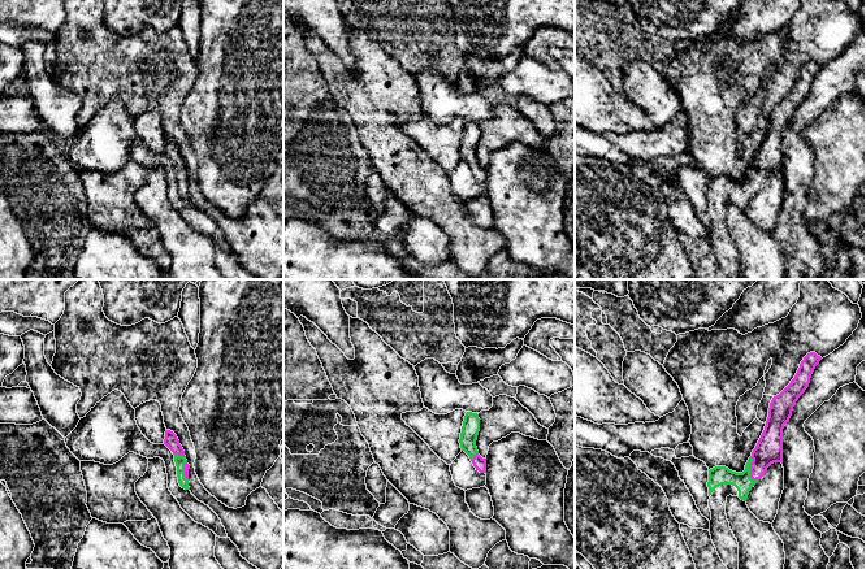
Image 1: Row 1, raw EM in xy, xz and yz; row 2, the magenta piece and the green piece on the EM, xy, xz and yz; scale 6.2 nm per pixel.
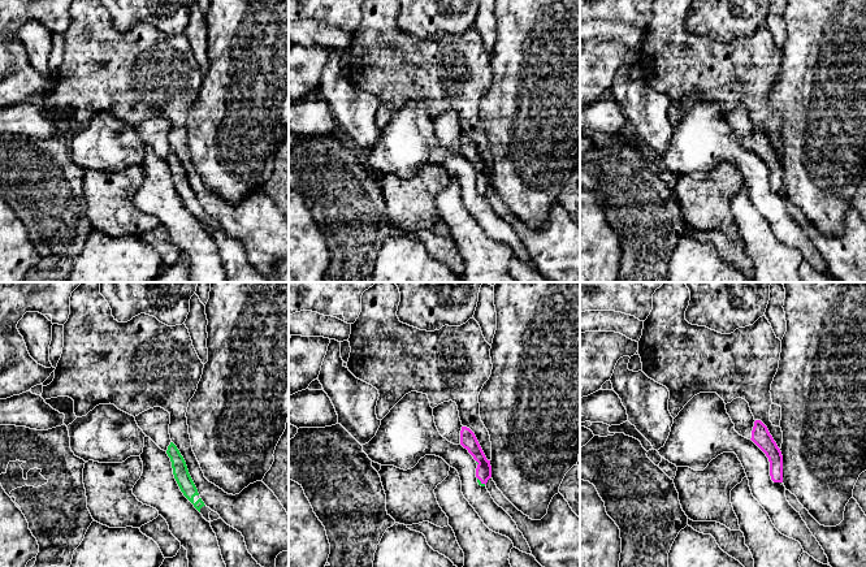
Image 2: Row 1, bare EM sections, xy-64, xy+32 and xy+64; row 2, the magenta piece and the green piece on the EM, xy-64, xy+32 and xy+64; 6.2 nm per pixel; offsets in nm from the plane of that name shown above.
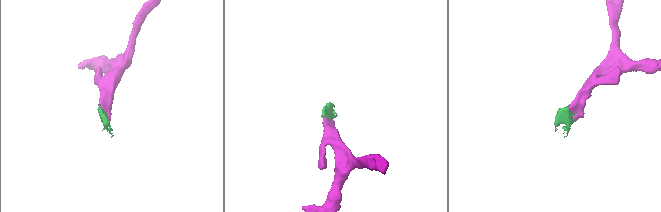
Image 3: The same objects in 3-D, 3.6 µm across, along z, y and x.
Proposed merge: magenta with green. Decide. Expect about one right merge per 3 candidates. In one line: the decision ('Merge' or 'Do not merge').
Merge

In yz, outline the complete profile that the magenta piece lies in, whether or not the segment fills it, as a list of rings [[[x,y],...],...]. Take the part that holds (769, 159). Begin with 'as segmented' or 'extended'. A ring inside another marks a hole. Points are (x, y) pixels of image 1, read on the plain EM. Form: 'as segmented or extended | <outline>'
extended | [[[815,61],[807,62],[791,92],[772,107],[765,139],[742,182],[732,181],[726,175],[709,179],[710,244],[728,279],[739,279],[739,252],[727,229],[727,207],[732,204],[746,210],[749,200],[765,184],[767,177],[774,171],[783,173],[784,134],[789,130],[796,110],[807,97],[820,69],[822,66]]]

